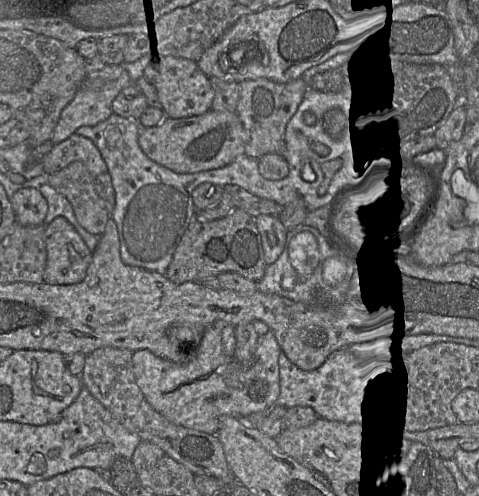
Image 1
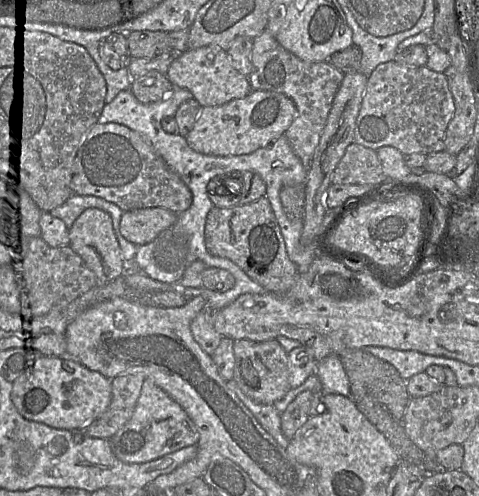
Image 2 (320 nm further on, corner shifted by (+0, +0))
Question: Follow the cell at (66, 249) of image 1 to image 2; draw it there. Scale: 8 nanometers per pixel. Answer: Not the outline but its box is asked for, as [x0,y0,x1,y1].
[69,208,125,285]

